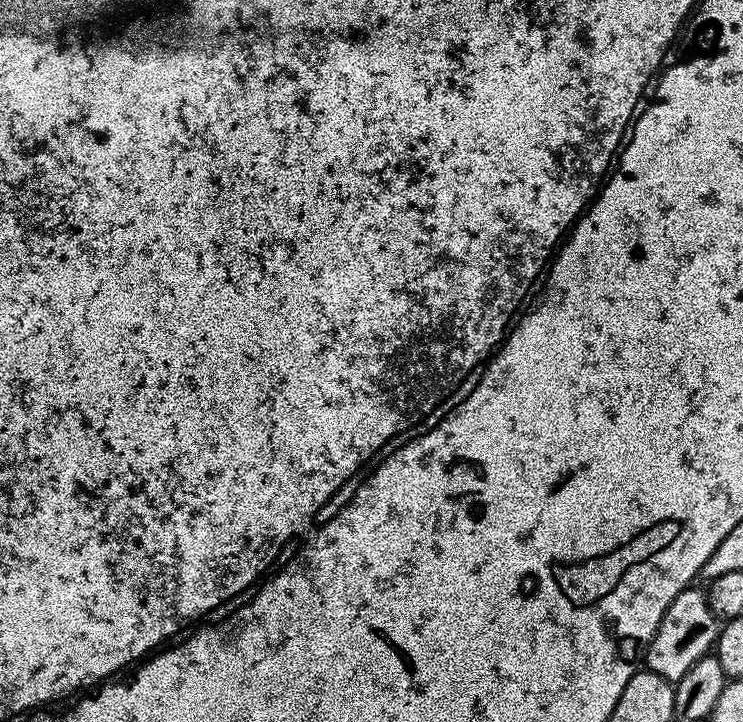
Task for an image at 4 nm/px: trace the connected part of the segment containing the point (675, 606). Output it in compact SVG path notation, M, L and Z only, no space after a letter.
M696 586L685 588L667 608L655 636L646 645L647 671L658 674L663 680L677 682L696 662L715 649L719 628L719 621L709 608L707 595Z

